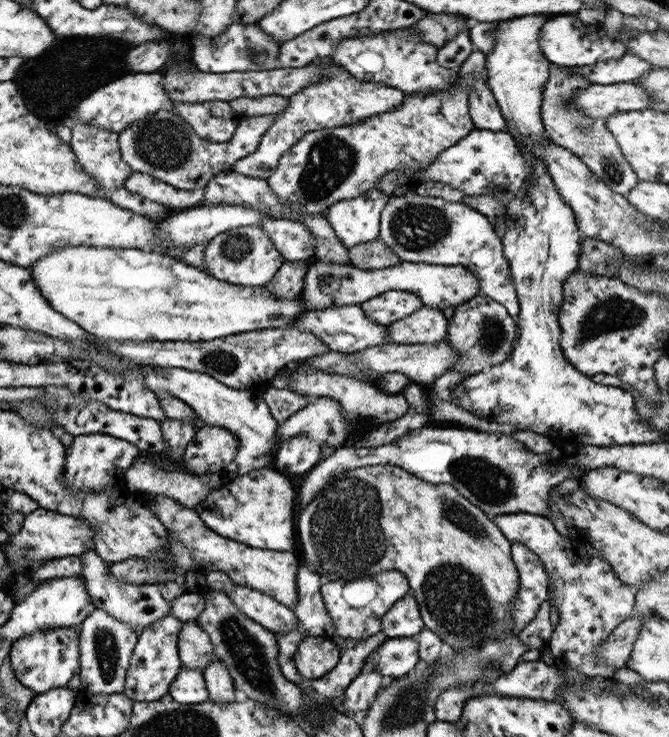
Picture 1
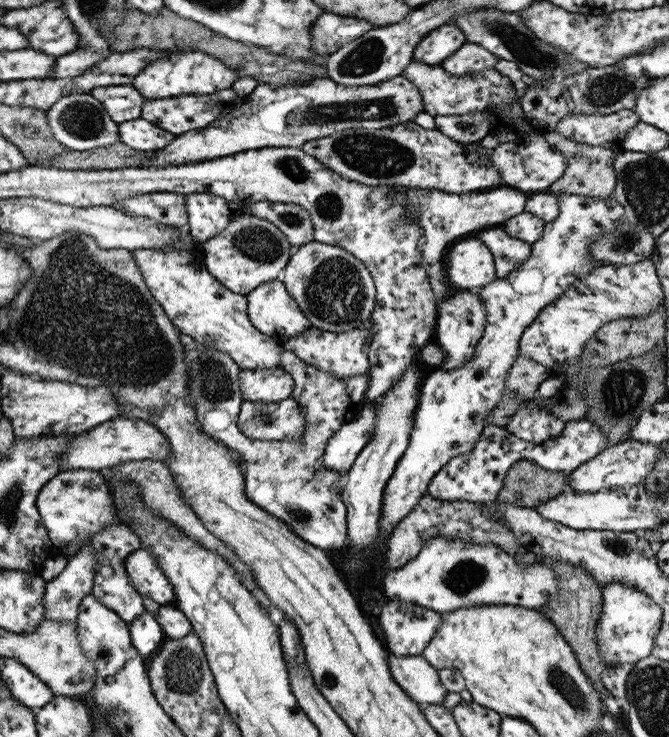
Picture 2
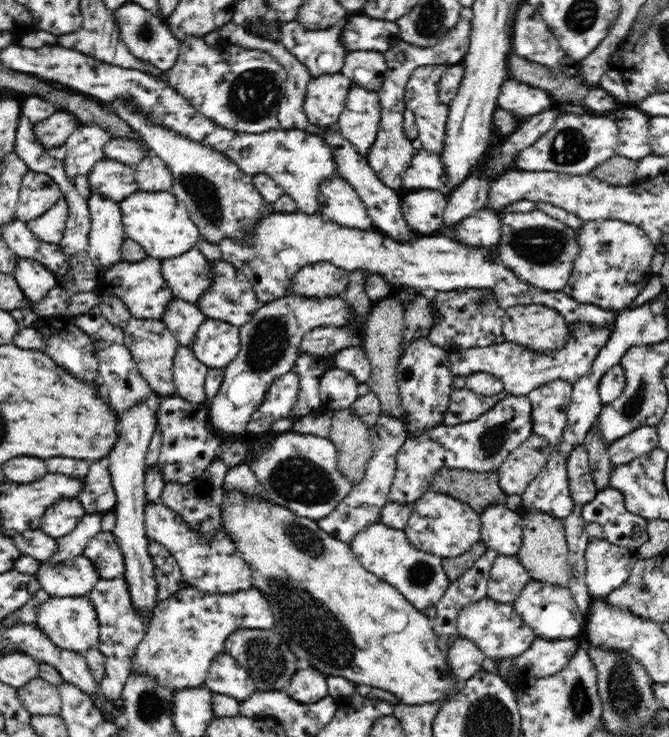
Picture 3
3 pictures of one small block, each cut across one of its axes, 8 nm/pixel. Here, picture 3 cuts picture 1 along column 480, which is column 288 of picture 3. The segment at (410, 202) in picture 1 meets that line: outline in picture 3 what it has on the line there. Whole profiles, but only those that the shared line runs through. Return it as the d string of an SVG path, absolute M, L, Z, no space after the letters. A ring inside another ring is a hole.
M299 211L293 214L276 212L264 217L253 228L251 245L232 239L222 239L218 245L222 259L246 276L261 303L294 294L291 285L299 270L324 260L348 272L362 270L368 274L378 274L394 288L408 287L420 293L464 288L490 289L495 292L503 311L510 307L530 305L550 307L564 317L568 328L572 325L590 325L597 329L612 324L616 317L614 312L594 304L576 302L563 290L542 290L518 279L512 270L504 266L494 247L465 245L439 232L418 235L413 241L398 243L375 229L346 228L332 221L324 221L319 213L311 216Z

